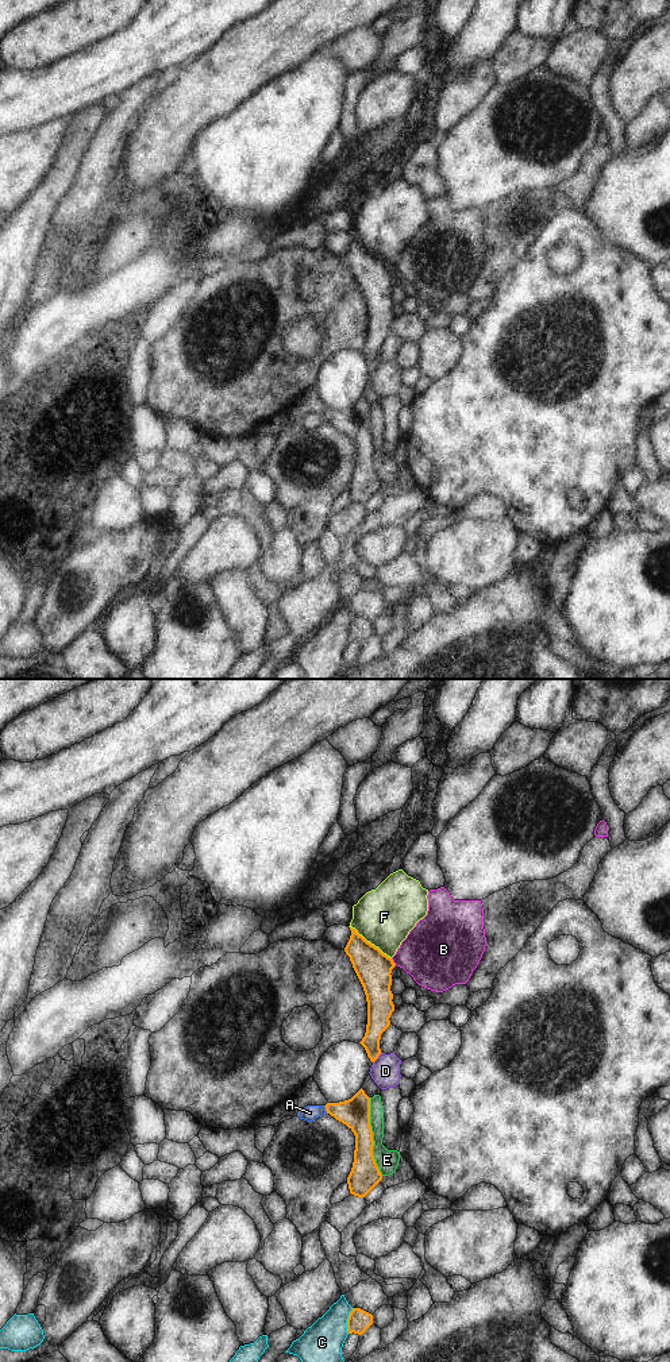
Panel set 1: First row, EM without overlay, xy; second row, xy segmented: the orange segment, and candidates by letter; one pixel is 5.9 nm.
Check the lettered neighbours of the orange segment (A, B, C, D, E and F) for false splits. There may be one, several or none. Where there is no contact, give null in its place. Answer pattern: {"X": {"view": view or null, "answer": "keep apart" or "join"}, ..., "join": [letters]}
{"A": {"view": "xy", "answer": "keep apart"}, "B": {"view": "xy", "answer": "keep apart"}, "C": {"view": "xy", "answer": "keep apart"}, "D": {"view": "xy", "answer": "keep apart"}, "E": {"view": "xy", "answer": "keep apart"}, "F": {"view": "xy", "answer": "keep apart"}, "join": []}

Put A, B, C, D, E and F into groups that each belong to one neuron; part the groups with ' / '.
A / B / C / D / E / F

